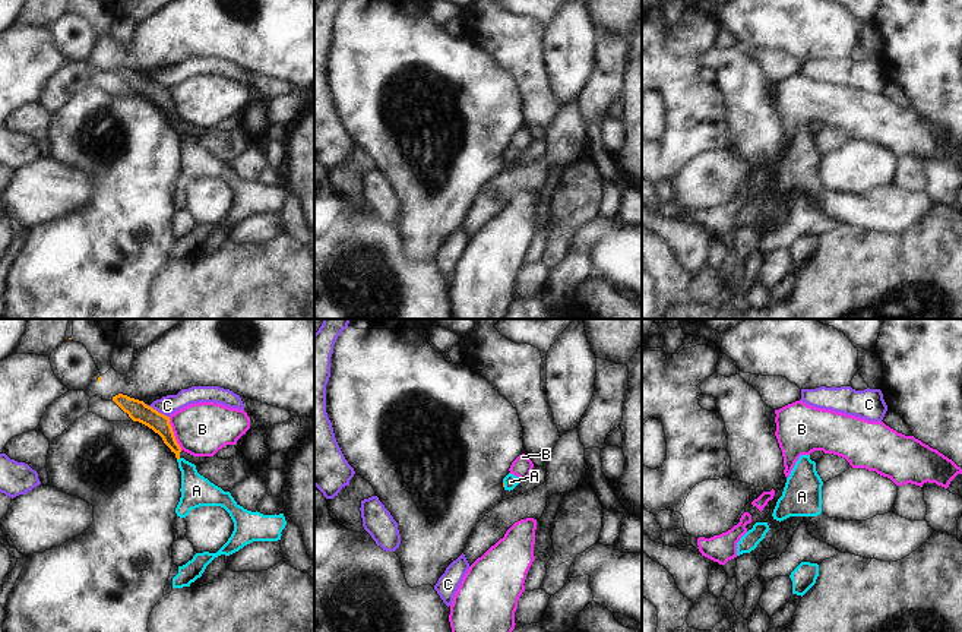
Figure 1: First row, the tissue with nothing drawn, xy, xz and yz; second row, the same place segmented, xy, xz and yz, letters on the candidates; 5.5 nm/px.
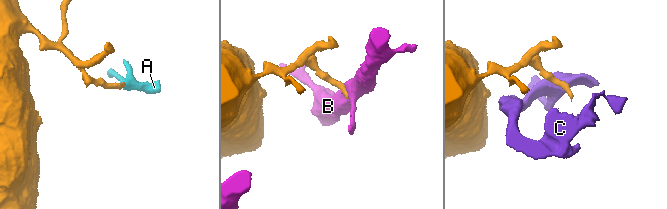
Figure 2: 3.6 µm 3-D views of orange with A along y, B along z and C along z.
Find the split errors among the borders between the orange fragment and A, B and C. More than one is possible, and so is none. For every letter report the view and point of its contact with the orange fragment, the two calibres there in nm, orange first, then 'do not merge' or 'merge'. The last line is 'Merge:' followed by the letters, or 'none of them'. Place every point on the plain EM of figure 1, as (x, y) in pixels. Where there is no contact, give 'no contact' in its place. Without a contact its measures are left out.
A: xz (503, 157) | 20/80 nm | merge
B: xy (173, 106) | 110/300 nm | do not merge
C: xy (155, 82) | 110/110 nm | do not merge
Merge: A

